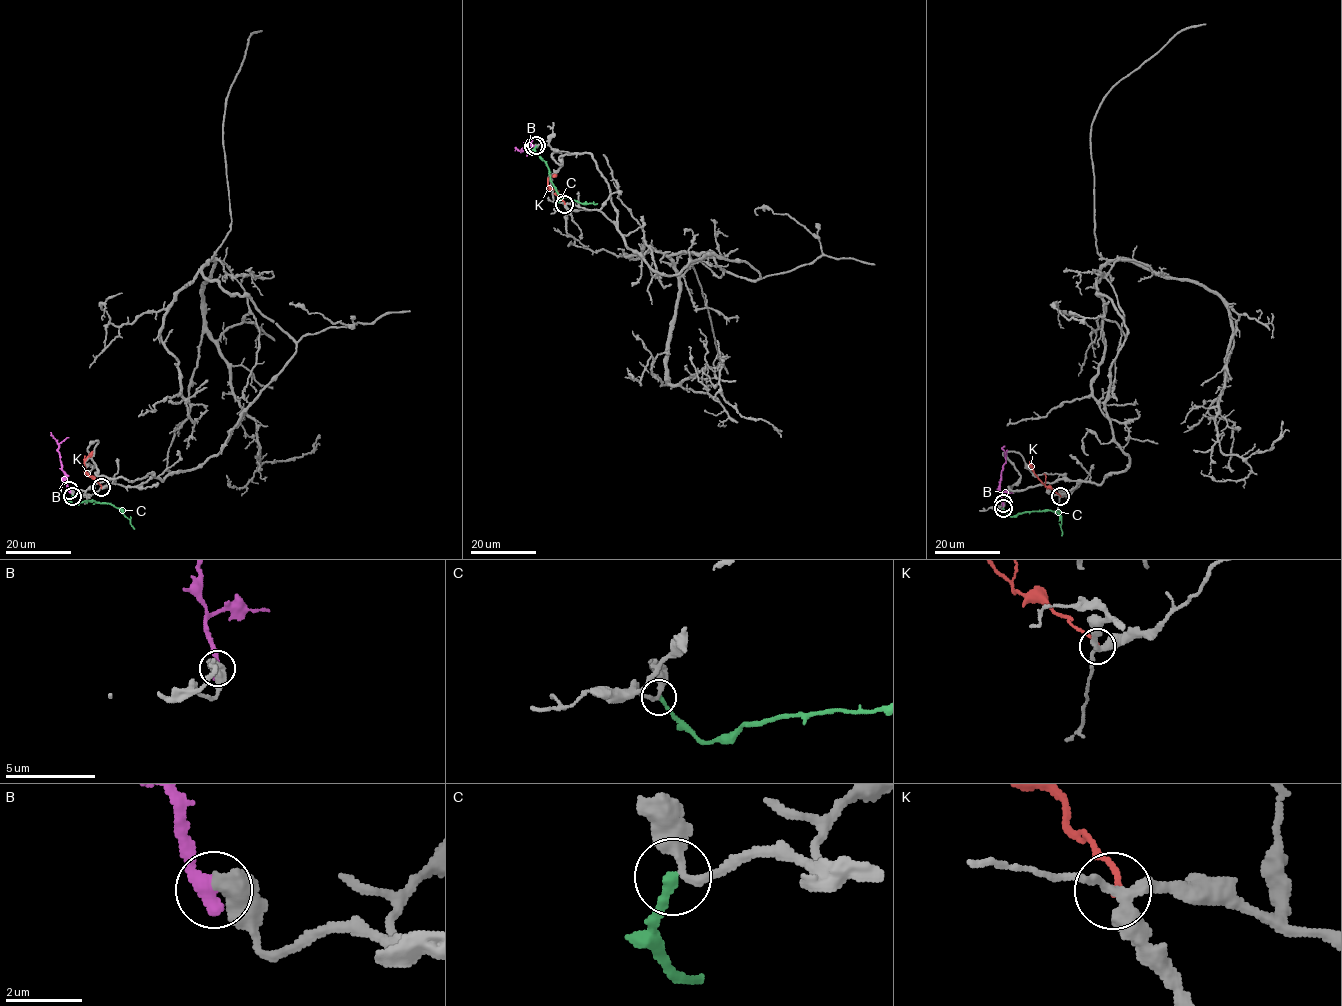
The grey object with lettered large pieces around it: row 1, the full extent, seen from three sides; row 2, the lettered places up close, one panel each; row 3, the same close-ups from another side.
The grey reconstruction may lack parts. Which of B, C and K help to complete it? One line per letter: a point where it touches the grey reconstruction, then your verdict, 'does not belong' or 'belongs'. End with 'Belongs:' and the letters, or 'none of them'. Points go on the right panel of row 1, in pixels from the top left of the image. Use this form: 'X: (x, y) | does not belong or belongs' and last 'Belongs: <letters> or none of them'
B: (1003, 503) | does not belong
C: (1003, 508) | does not belong
K: (1060, 496) | does not belong
Belongs: none of them

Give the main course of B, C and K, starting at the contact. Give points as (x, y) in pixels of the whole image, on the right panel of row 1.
B: (1003, 503), (1000, 486), (1005, 446)
C: (1003, 508), (1012, 516), (1026, 512), (1056, 511), (1060, 516), (1061, 535)
K: (1060, 496), (1045, 486), (1029, 461)

